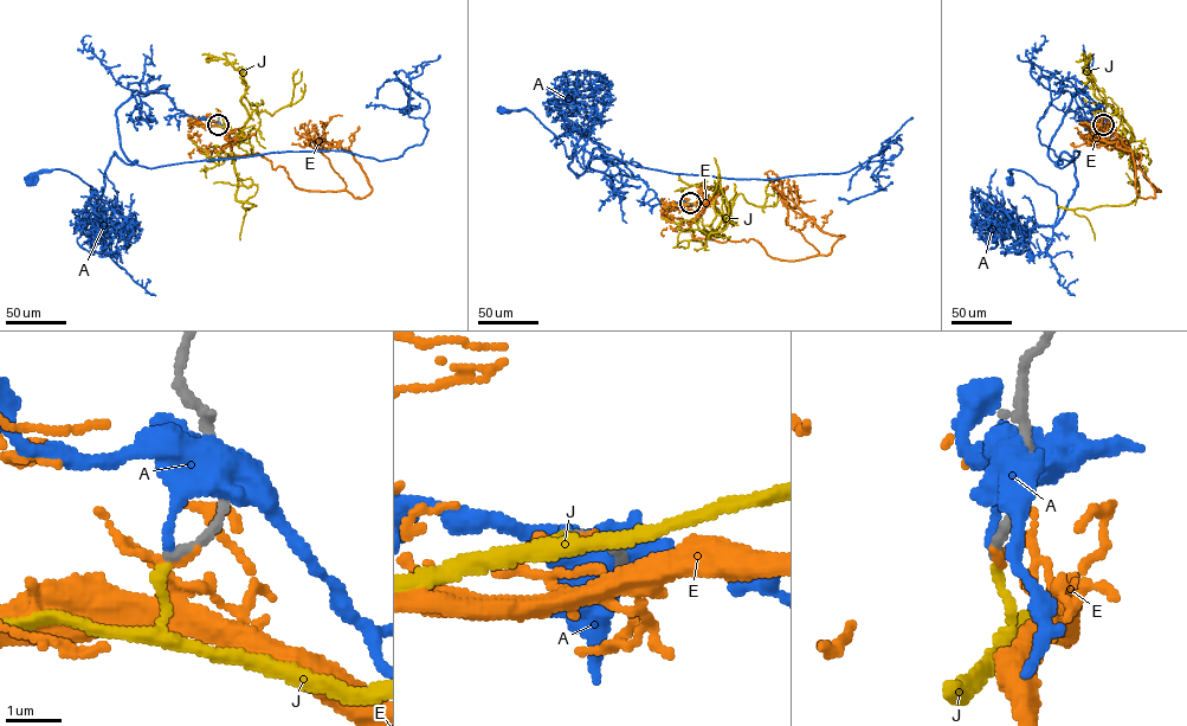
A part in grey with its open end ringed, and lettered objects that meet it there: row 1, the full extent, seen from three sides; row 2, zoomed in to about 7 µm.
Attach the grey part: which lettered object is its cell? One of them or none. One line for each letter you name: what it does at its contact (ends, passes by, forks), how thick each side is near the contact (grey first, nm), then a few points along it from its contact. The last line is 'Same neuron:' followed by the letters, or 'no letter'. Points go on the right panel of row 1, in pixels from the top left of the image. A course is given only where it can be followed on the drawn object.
J: It ends there. Thickness 160 nm (grey) against 160 nm. Its course: (1103, 124), (1096, 135), (1129, 146), (1139, 192), (1126, 205), (1073, 210), (1088, 220), (1095, 239)
Same neuron: J

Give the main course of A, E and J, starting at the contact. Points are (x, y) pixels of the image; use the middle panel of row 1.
A: (690, 203), (591, 168), (598, 148), (610, 162), (578, 177), (533, 113), (503, 110)
E: (690, 203), (716, 201), (694, 238), (829, 255), (844, 235), (786, 207), (775, 178)
J: (690, 203), (705, 197), (713, 199), (715, 218), (704, 226), (710, 239), (728, 220), (718, 174), (713, 194)

